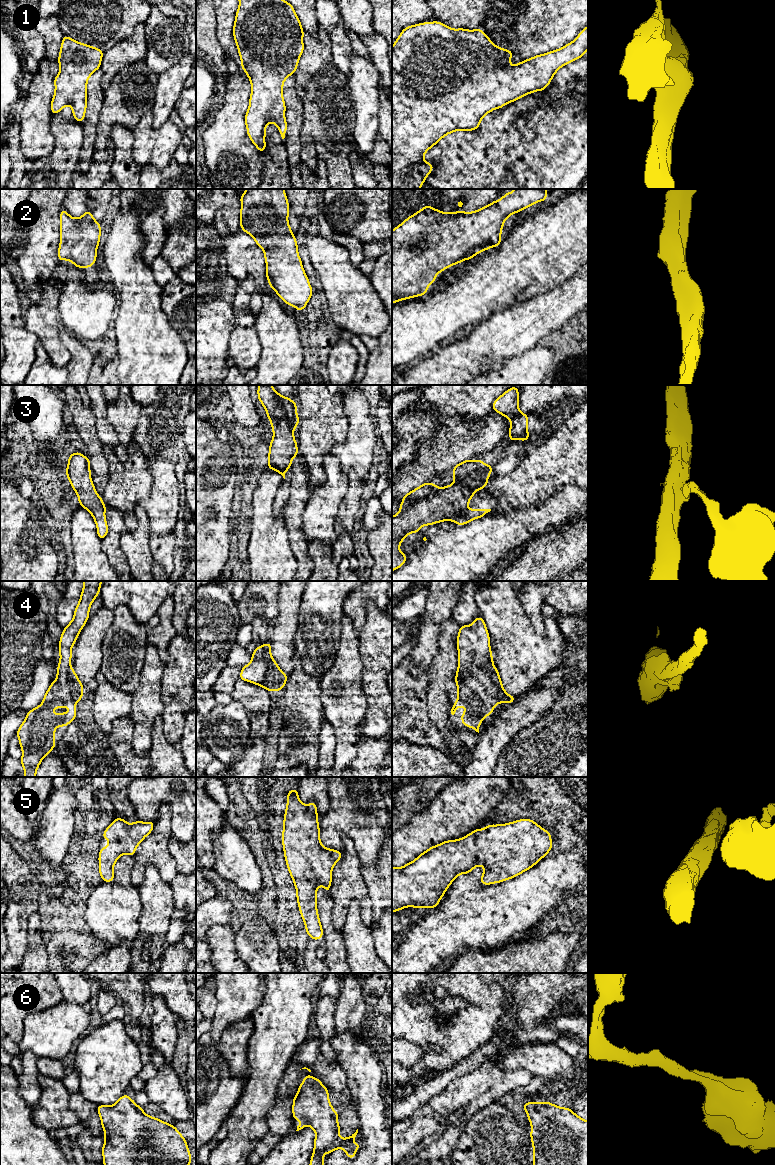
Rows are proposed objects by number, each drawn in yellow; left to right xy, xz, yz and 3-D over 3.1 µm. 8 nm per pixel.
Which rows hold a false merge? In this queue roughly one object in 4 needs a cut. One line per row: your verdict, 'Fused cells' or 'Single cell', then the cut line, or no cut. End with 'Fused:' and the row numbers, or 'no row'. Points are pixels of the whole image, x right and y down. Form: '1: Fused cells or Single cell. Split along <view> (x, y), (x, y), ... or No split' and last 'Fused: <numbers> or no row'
1: Single cell. No split
2: Single cell. No split
3: Single cell. No split
4: Single cell. No split
5: Single cell. No split
6: Single cell. No split
Fused: no row

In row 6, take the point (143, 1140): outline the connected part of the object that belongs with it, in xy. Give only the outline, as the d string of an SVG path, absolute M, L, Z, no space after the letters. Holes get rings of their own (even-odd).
M127 1094L110 1106L98 1105L105 1143L104 1165L189 1165L192 1161L187 1141L174 1125L144 1113Z

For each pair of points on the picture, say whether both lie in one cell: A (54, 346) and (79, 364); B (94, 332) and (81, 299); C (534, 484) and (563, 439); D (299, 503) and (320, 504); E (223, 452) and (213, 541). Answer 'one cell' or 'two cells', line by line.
A: two cells
B: one cell
C: one cell
D: two cells
E: one cell

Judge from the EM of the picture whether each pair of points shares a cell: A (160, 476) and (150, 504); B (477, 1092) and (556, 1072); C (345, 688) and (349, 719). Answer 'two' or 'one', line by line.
A: one
B: two
C: one

